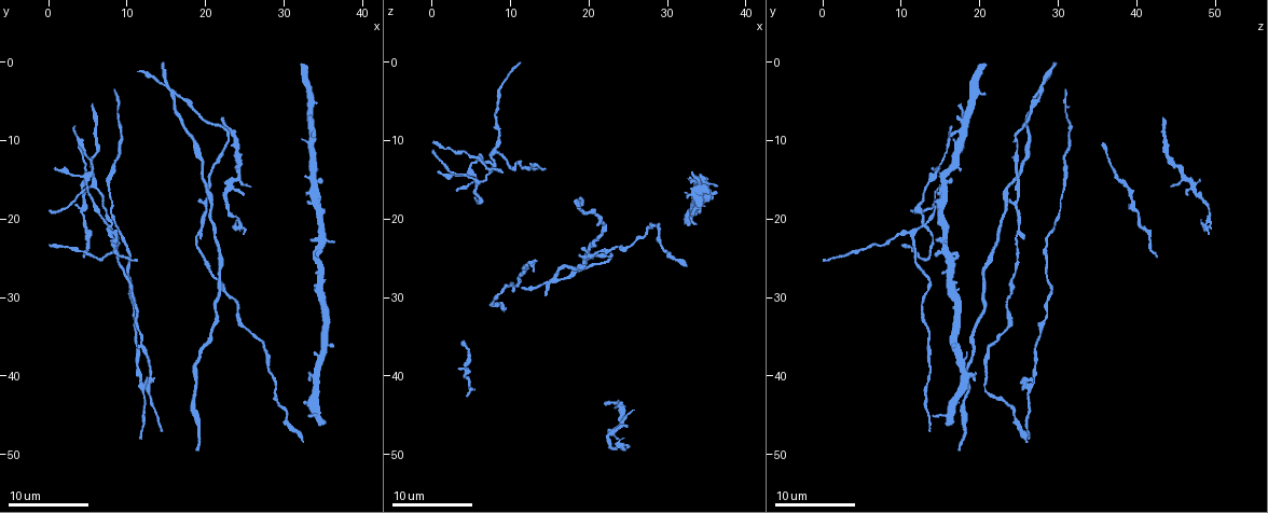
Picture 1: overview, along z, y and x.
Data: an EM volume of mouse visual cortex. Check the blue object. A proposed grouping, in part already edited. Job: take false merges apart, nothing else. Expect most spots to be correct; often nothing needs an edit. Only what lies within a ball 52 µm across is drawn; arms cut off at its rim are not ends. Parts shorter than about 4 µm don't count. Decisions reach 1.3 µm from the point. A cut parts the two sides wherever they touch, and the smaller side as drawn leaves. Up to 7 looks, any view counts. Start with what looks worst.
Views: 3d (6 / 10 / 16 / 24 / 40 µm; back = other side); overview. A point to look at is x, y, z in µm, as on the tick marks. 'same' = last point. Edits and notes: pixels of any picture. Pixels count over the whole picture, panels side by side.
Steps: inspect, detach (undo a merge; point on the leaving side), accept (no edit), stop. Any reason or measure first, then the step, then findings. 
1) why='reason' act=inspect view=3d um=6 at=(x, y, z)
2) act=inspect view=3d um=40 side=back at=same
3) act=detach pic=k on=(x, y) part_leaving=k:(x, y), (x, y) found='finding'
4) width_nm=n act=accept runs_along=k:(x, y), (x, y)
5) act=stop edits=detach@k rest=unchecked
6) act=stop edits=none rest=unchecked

why='thin arm on a thick one' act=inspect view=3d um=10 at=(7.5, 20.5, 12.5)

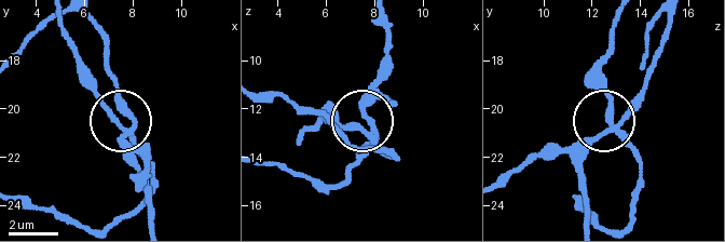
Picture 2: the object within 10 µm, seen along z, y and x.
arms=4 act=accept runs_along=2:(586, 219), (582, 163), (609, 120), (604, 79) found='one neuron here'

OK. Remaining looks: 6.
why='two arms in line, one across' act=inspect view=3d um=6 at=(16.5, 4.5, 28.0)

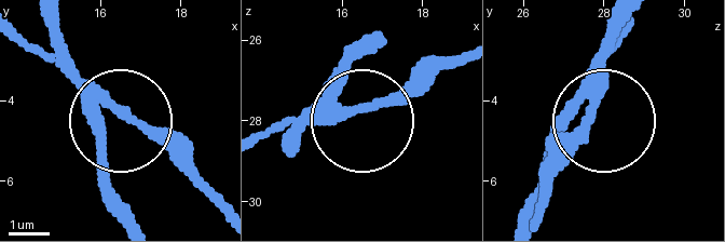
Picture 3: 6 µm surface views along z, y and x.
act=inspect view=3d um=6 side=back at=(16.35, 4.10, 27.75)

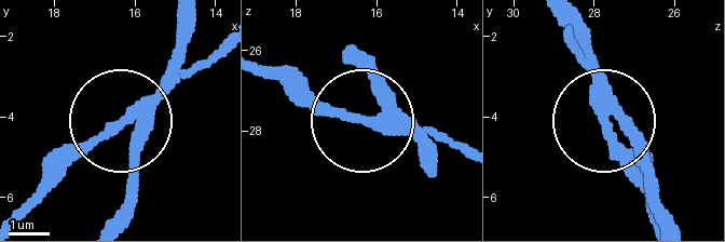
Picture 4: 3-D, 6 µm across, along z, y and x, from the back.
side_arm_um=60 arms=3 act=accept found='continuous, no second neuron'

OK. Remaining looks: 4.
why='a fork' act=inspect view=3d um=10 at=(5.5, 15.5, 15.0)

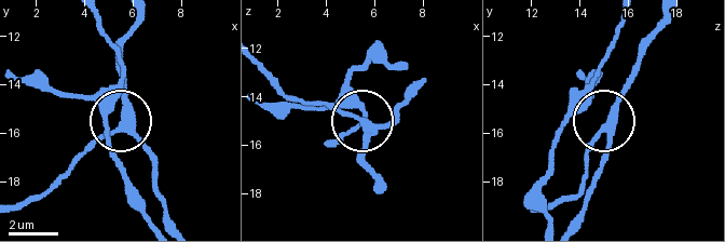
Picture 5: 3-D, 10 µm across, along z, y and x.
side_arm_um=8 arms=3 act=accept found='continuous, no second neuron'

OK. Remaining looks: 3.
act=stop edits=none rest=unchecked

